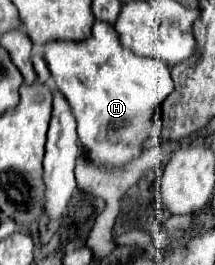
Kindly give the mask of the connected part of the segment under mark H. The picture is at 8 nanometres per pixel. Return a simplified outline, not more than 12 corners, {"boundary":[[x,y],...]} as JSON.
{"boundary":[[98,20],[44,60],[88,156],[138,158],[170,68]]}

